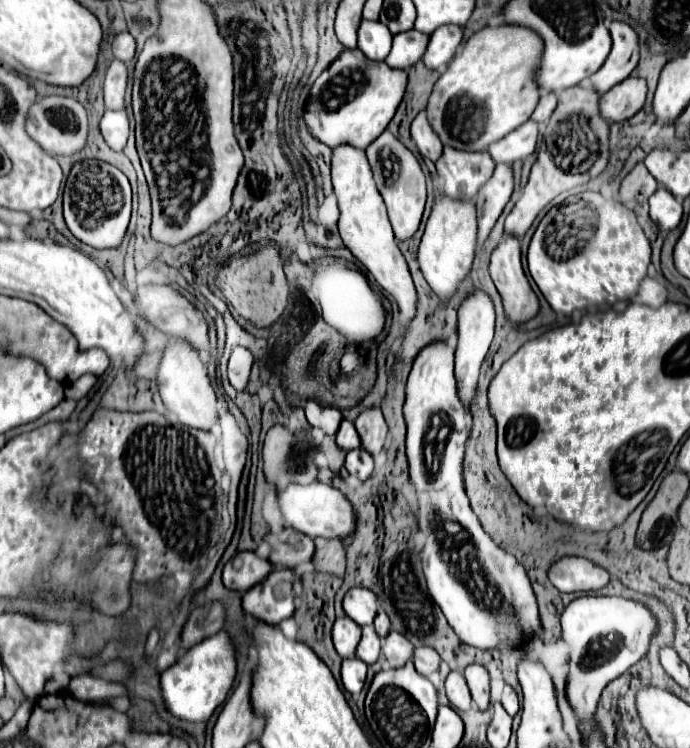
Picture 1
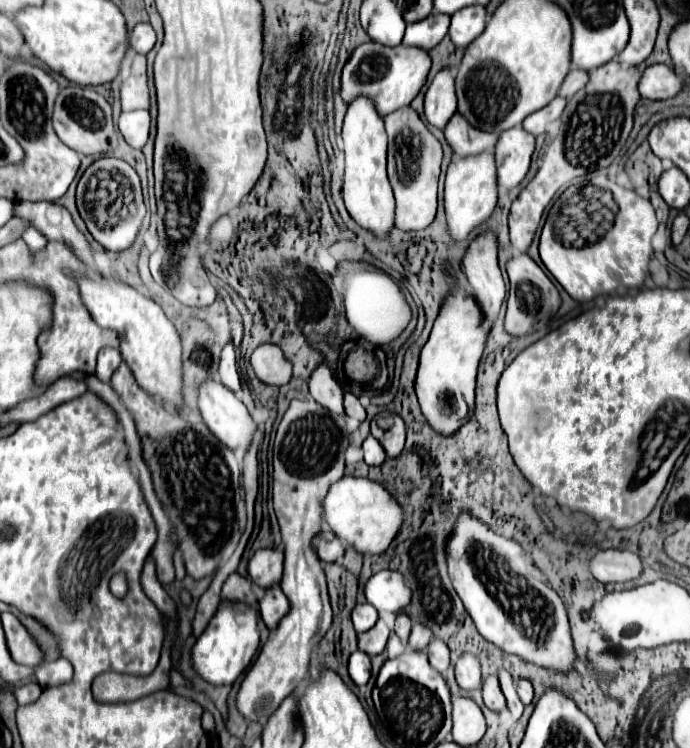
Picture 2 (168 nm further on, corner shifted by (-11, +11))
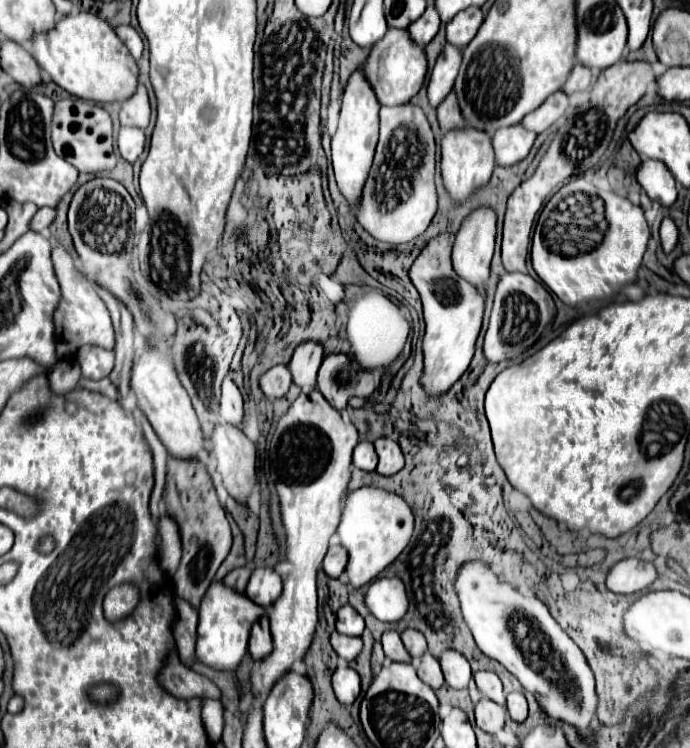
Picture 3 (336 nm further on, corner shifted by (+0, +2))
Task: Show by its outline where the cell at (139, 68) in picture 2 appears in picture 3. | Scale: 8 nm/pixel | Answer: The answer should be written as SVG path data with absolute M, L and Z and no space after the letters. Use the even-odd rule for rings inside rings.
M143 84L137 88L133 98L129 98L121 104L119 118L121 118L123 126L135 126L141 130L145 130L149 126L151 106L149 106L149 96L147 96L147 90Z

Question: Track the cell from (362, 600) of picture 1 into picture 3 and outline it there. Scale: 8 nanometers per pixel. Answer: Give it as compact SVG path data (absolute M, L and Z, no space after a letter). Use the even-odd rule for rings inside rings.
M383 576L371 582L365 602L375 618L381 622L397 622L405 616L409 608L409 598L405 592L405 584L397 576Z

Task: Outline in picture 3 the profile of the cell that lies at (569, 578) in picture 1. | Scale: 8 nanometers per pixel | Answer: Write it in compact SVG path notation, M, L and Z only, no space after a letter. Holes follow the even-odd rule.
M625 558L611 568L607 576L607 586L611 592L617 594L635 594L647 590L657 578L659 572L651 562L639 558Z

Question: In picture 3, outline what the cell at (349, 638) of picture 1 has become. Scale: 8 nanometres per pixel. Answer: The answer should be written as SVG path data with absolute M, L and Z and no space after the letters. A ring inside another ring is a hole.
M345 604L337 612L337 624L335 626L337 626L337 632L341 632L345 636L361 636L365 622L363 622L361 614L351 604Z

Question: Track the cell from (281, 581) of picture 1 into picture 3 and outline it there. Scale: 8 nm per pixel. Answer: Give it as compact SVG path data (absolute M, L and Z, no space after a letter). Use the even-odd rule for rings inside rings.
M263 616L251 628L249 654L253 656L255 662L259 662L261 658L265 658L265 654L269 654L269 650L273 650L273 640L271 640L271 632L269 632L269 620L267 620L267 616Z

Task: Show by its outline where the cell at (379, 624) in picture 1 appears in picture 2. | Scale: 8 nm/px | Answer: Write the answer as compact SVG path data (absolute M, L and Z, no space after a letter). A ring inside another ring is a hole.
M396 613L396 625L394 625L394 631L396 631L396 635L402 639L402 643L406 643L406 639L408 639L408 635L410 635L410 627L412 627L412 621L410 621L410 617L406 615L406 613Z

